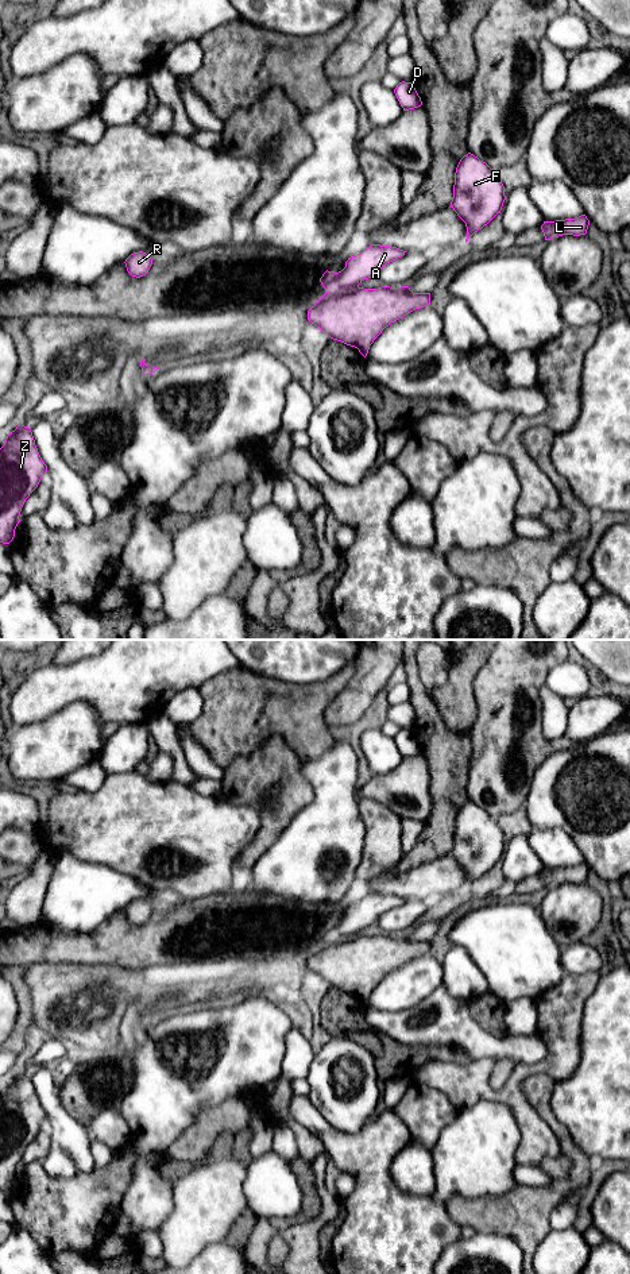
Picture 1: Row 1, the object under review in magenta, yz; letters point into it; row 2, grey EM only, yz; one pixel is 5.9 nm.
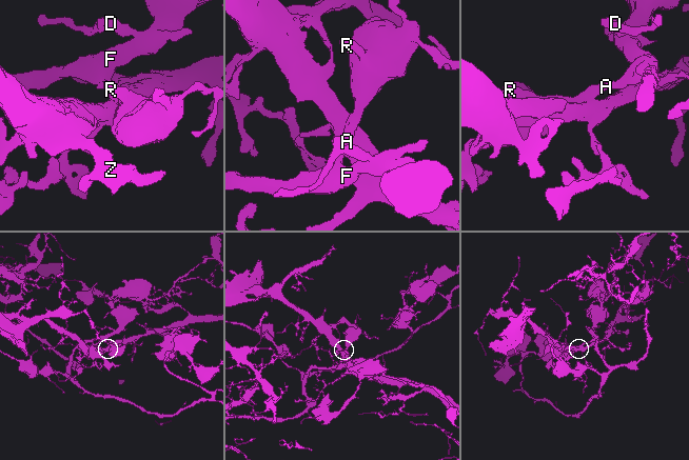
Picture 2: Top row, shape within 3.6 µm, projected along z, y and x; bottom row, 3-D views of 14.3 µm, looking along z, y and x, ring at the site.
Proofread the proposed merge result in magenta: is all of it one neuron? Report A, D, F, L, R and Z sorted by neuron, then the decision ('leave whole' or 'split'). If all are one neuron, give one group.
A D F R / L Z | split

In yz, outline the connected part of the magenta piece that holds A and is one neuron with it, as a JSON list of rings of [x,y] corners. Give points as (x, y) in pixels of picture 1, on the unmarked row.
[[[371,892],[356,904],[348,906],[345,915],[339,919],[325,919],[320,926],[325,939],[347,939],[371,926],[387,911],[401,906],[406,899],[397,895]]]

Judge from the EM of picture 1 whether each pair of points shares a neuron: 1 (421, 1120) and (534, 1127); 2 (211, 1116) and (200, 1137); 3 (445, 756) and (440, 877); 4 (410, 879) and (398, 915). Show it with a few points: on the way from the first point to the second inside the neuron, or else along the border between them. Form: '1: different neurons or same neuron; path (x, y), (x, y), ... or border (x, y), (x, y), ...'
1: different neurons; border (435, 1088), (457, 1111)
2: same neuron; path (211, 1122), (204, 1131)
3: different neurons; border (449, 853), (412, 869)
4: different neurons; border (406, 898), (421, 898), (429, 902)

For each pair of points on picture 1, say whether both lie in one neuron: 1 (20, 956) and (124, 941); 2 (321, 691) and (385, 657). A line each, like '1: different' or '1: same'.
1: same
2: different

